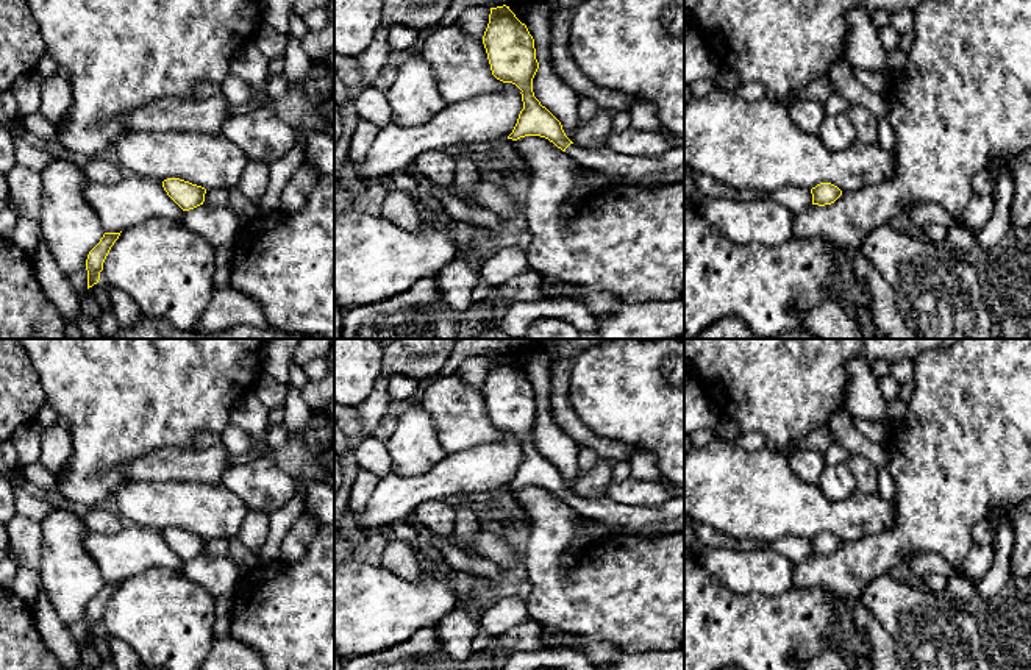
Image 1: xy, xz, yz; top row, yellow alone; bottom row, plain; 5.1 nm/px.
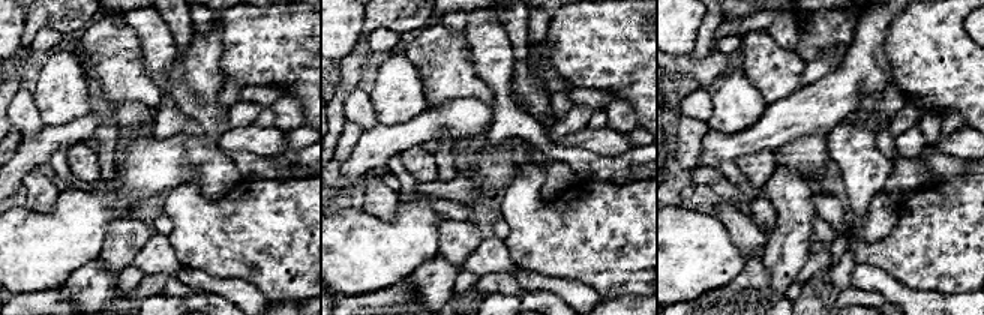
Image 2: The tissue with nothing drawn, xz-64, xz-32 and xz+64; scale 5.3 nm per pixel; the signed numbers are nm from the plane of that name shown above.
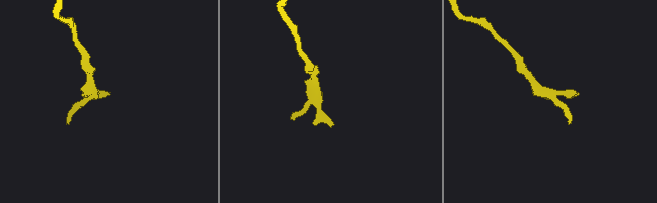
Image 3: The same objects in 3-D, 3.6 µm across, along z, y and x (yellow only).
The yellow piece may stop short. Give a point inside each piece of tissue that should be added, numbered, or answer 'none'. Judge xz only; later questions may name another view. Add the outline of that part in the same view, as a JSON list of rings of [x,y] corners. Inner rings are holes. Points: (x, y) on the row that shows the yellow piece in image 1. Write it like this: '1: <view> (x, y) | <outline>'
1: xz (669, 167) | [[[573,142],[565,153],[580,167],[605,173],[612,184],[659,186],[684,181],[684,147],[673,147],[665,155],[655,158],[637,158],[609,148],[586,148]]]

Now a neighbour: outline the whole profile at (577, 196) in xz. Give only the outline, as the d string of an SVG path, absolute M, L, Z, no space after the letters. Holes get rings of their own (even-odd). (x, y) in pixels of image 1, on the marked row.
M580 167L578 173L576 173L576 180L570 189L570 192L567 194L565 200L573 201L573 203L581 203L586 197L583 192L583 186L587 180L587 176L590 175L589 169L583 169Z

